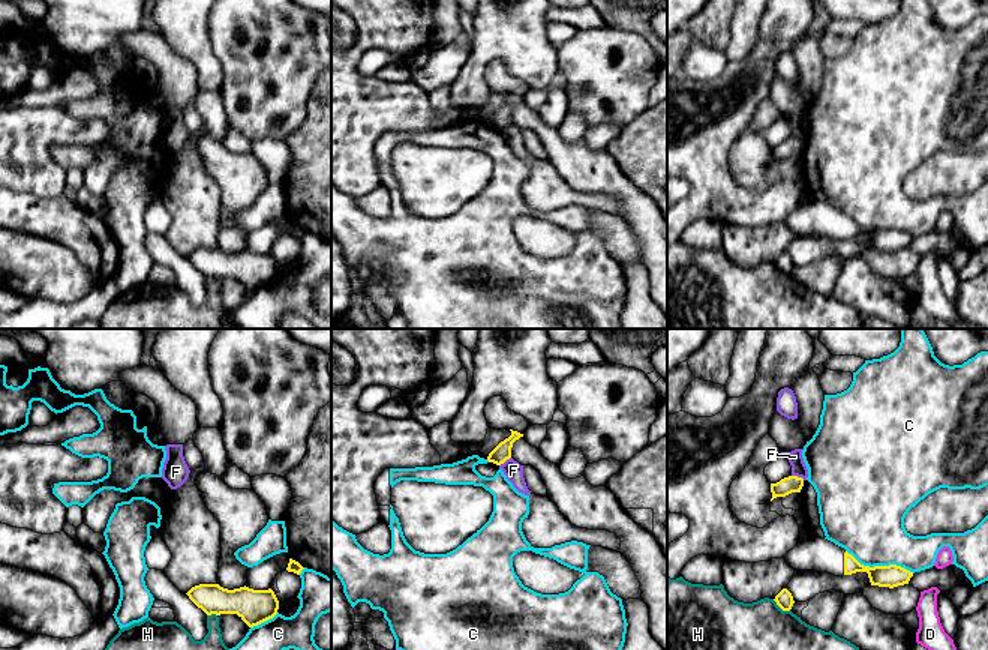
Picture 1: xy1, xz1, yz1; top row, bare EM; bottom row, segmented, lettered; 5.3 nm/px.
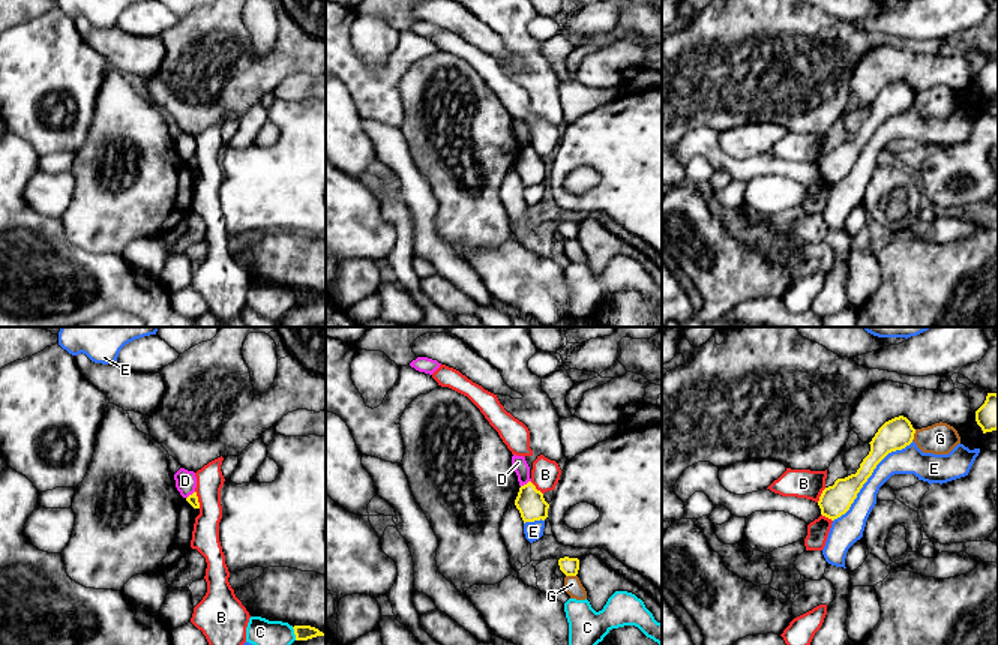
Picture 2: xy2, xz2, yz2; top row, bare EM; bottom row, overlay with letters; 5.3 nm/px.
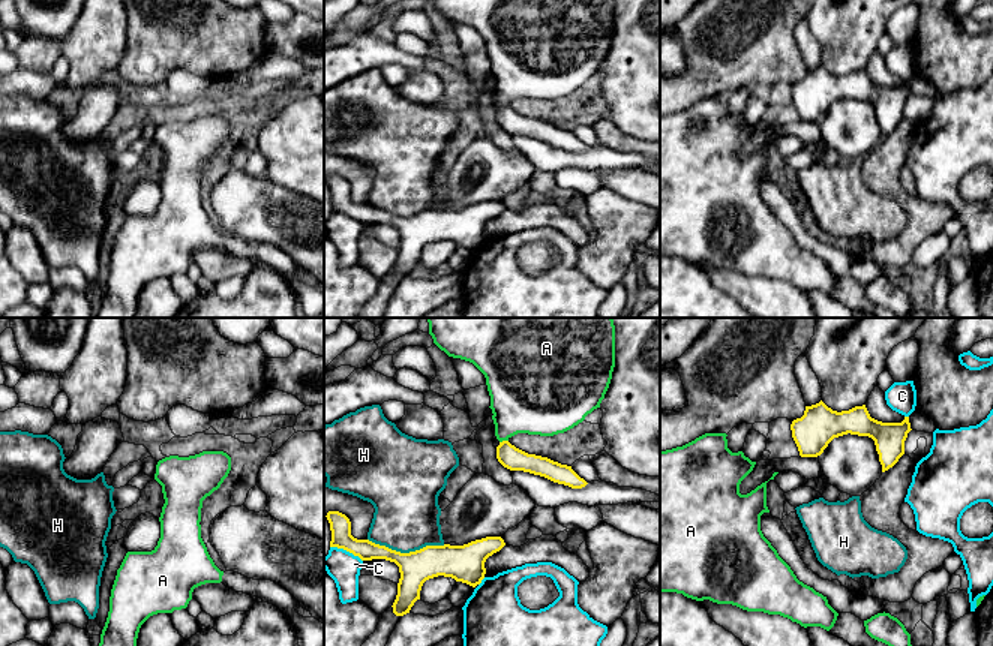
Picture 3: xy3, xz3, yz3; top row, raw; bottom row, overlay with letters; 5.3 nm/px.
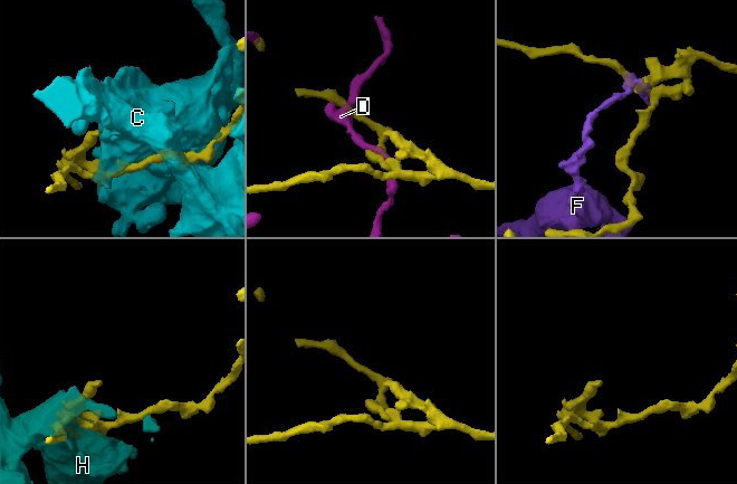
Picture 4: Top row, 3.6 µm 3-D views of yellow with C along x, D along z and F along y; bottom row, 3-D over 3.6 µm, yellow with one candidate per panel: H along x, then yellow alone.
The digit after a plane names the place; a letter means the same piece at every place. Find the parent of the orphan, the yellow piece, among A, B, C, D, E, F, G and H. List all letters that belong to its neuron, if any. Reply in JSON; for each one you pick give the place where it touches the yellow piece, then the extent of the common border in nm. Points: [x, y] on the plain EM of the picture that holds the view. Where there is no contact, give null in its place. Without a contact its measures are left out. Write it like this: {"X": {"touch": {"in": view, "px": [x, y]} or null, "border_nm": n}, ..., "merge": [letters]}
{"A": {"touch": {"in": "xz3", "px": [503, 105]}, "border_nm": 50}, "merge": ["A"]}

